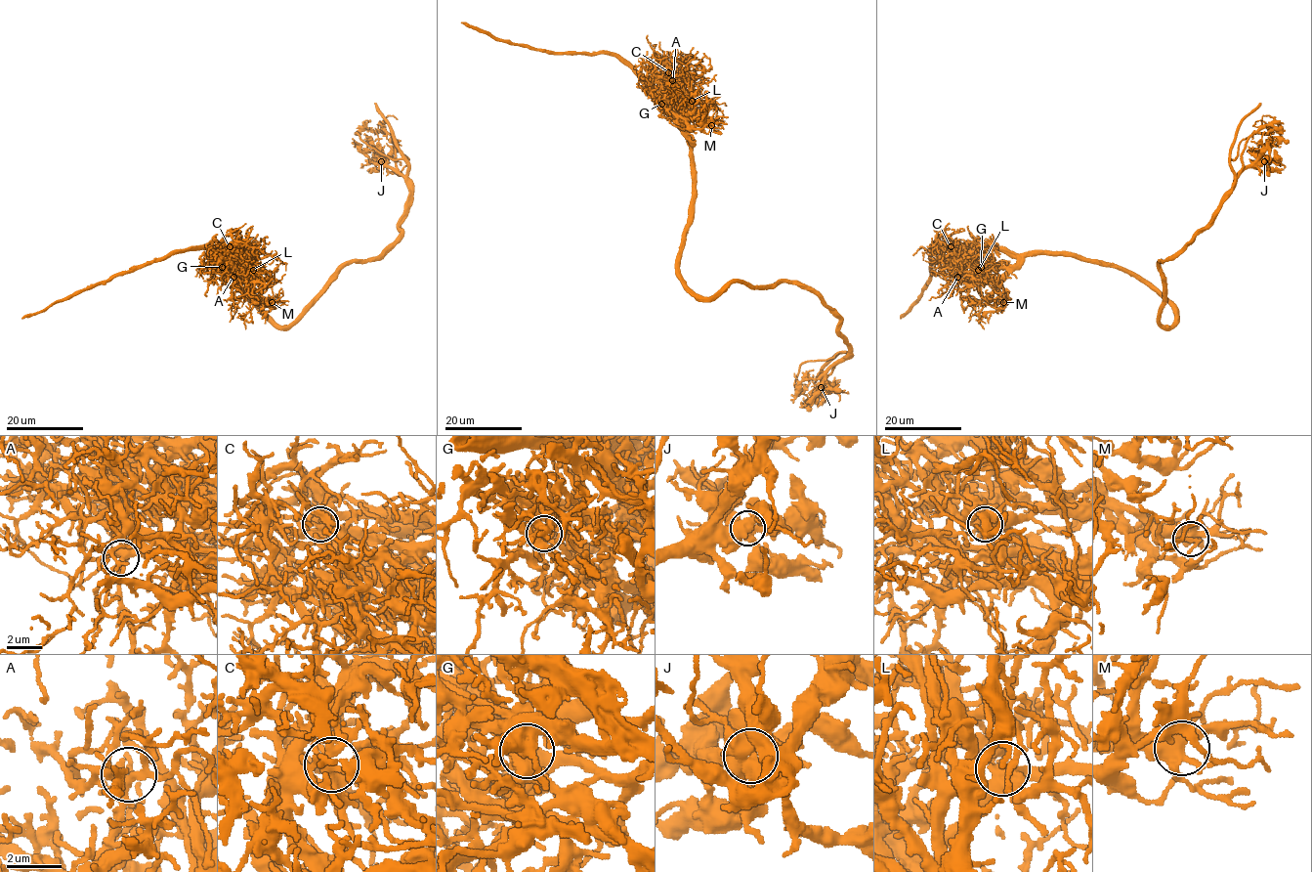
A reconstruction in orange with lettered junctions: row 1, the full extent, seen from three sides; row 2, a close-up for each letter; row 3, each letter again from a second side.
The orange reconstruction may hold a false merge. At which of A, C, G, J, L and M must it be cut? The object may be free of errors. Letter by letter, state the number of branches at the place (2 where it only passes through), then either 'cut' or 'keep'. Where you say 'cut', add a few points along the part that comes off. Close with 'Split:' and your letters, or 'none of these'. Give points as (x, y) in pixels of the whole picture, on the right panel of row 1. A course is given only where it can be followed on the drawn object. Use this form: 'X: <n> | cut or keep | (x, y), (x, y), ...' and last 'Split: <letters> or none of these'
A: 5 | keep
C: 7 | keep
G: 7 | keep
J: 4 | keep
L: 4 | keep
M: 6 | keep
Split: none of these

